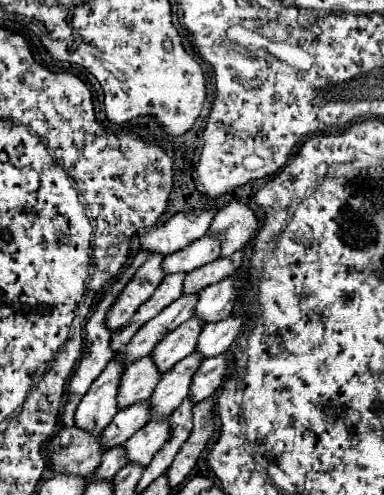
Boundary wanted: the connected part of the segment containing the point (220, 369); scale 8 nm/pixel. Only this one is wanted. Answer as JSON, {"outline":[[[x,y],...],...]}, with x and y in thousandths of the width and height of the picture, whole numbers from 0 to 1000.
{"outline":[[[578,713],[573,721],[547,721],[542,729],[526,729],[521,745],[510,749],[495,782],[495,802],[516,814],[552,794],[594,766],[594,741],[599,741],[599,721]]]}

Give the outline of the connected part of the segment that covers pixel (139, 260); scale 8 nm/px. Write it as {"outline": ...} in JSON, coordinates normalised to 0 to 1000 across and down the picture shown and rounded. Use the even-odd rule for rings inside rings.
{"outline":[[[359,507],[359,515],[349,519],[349,527],[344,527],[344,535],[318,552],[318,560],[271,592],[271,600],[266,600],[266,608],[255,612],[255,620],[250,620],[250,628],[240,632],[240,640],[229,644],[229,653],[224,653],[224,709],[219,709],[219,717],[214,717],[214,725],[208,725],[208,733],[203,733],[203,741],[198,741],[198,749],[193,749],[193,758],[188,758],[188,766],[182,766],[182,786],[177,786],[177,810],[172,810],[172,822],[167,822],[167,834],[161,834],[161,855],[177,863],[177,859],[193,859],[193,834],[198,834],[198,822],[203,822],[203,814],[208,814],[208,806],[219,802],[219,794],[229,790],[229,782],[240,778],[240,770],[266,754],[266,745],[281,737],[281,729],[297,721],[297,709],[292,709],[292,701],[286,701],[286,689],[292,689],[292,665],[281,665],[281,657],[276,657],[276,636],[281,636],[281,628],[286,628],[286,620],[302,612],[302,604],[307,604],[307,596],[323,588],[323,580],[333,576],[333,568],[349,560],[349,552],[365,543],[365,535],[380,527],[391,519],[391,511],[365,511]]]}

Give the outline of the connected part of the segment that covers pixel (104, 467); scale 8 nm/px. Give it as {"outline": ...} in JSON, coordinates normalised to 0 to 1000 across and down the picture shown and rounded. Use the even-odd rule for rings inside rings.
{"outline":[[[302,899],[302,907],[281,907],[271,915],[266,939],[245,956],[245,968],[292,968],[328,935],[333,935],[333,923],[323,923],[323,899]]]}

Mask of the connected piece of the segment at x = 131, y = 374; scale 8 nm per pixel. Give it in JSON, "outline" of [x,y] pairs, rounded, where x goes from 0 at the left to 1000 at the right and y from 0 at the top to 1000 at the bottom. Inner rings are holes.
{"outline":[[[365,721],[365,729],[344,729],[344,737],[328,741],[307,790],[307,822],[323,826],[354,810],[370,810],[396,798],[396,786],[406,782],[406,770],[417,770],[417,754],[406,745],[406,733],[385,721]]]}

